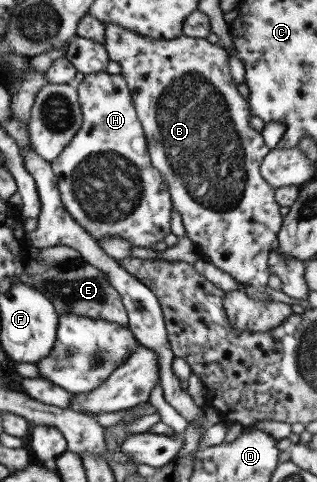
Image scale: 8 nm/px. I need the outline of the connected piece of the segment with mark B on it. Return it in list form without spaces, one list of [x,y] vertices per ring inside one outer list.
[[[113,23],[106,25],[105,36],[104,45],[108,53],[108,59],[109,61],[117,62],[121,67],[120,75],[124,77],[127,83],[137,117],[142,123],[144,134],[149,142],[148,149],[152,165],[158,169],[164,178],[171,200],[173,201],[173,209],[181,213],[187,237],[197,245],[198,250],[208,262],[218,267],[218,269],[229,273],[234,281],[243,285],[242,291],[248,297],[252,297],[256,301],[265,301],[265,303],[268,303],[271,299],[266,293],[266,286],[268,277],[272,273],[268,258],[270,252],[275,249],[274,242],[277,241],[283,217],[280,214],[280,205],[276,203],[274,188],[265,181],[259,170],[262,160],[269,152],[268,146],[266,146],[262,134],[250,127],[251,112],[249,103],[240,95],[237,89],[238,83],[234,82],[234,78],[232,78],[227,51],[219,43],[212,44],[206,38],[182,35],[169,40],[154,39],[138,35],[135,31],[124,29],[121,25],[114,25]]]

